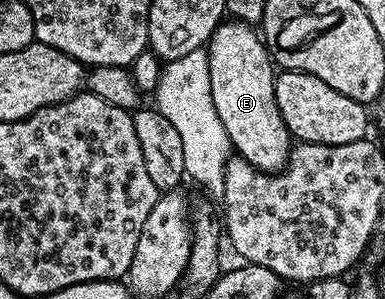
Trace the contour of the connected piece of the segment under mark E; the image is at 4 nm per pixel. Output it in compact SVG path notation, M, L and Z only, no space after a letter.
M225 20L210 36L207 53L211 68L211 100L215 100L215 112L219 112L223 128L227 128L230 147L257 170L284 170L289 160L291 135L287 124L283 124L283 116L275 100L275 63L269 57L269 49L265 47L262 35L252 25L240 20Z

